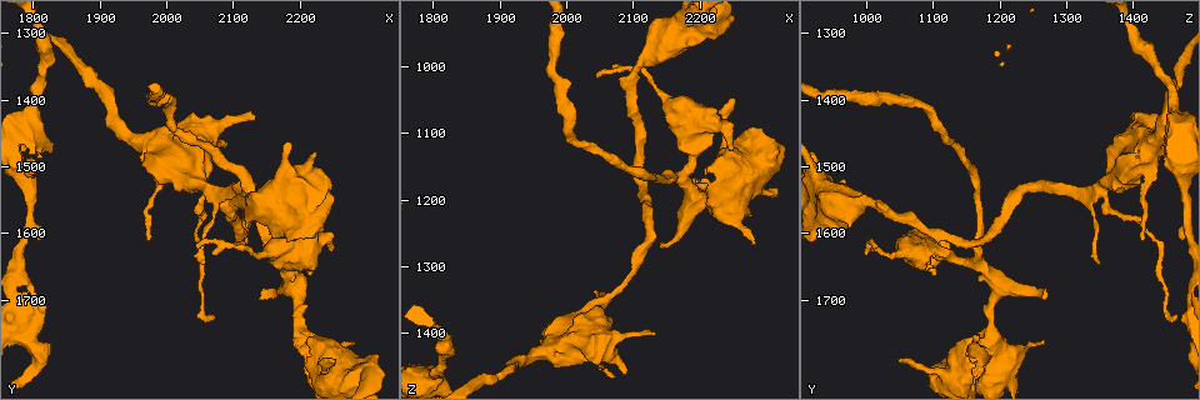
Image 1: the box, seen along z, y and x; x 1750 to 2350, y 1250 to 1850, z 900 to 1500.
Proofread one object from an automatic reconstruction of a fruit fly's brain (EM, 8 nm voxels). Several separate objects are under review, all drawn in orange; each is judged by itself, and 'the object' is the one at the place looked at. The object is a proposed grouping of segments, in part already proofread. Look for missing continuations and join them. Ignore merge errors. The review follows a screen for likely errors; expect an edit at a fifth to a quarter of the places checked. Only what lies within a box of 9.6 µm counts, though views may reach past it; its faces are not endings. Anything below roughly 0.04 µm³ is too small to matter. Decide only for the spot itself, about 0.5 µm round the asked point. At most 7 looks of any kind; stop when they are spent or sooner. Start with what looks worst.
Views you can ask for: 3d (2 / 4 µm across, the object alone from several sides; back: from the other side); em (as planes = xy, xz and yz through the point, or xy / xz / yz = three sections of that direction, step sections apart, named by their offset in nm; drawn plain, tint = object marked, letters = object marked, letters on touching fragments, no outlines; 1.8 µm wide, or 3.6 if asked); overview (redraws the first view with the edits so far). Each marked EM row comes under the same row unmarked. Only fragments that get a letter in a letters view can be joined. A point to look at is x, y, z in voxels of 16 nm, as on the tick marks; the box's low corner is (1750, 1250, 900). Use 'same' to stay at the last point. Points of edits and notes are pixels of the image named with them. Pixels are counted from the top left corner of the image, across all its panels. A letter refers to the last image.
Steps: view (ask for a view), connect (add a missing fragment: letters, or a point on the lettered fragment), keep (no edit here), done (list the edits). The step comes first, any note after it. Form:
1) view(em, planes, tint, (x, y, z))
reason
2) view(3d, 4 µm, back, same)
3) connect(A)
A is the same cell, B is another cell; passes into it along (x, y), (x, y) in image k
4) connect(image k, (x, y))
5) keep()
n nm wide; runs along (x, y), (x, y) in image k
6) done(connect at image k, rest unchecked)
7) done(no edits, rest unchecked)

view(em, xy, step 8, tint, (2135, 1695, 1265))
free end

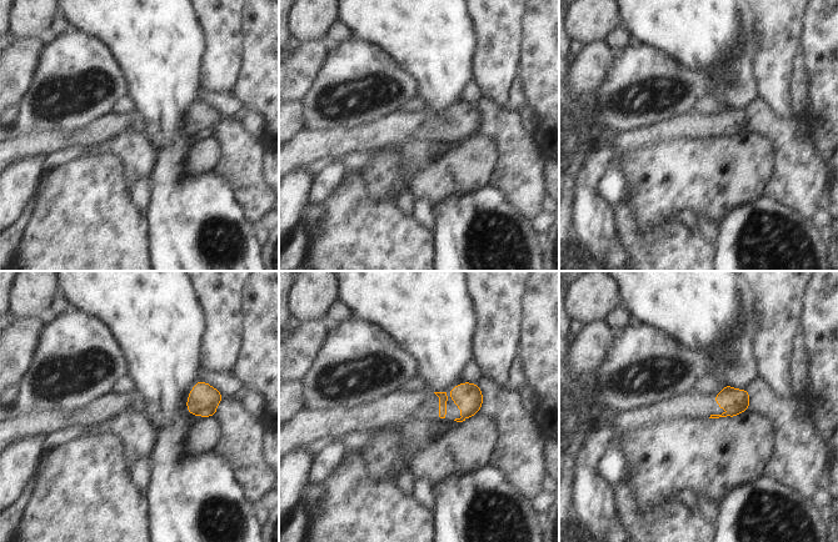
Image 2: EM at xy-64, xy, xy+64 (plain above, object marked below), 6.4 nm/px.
view(em, planes, letters, same)
another direction

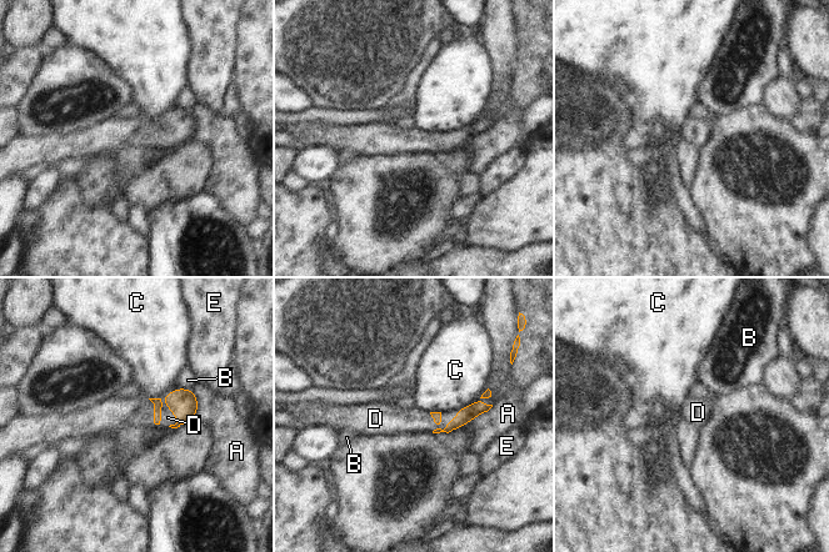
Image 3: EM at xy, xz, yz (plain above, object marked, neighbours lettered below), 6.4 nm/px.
connect(D)
D is the same cell, A, B, C and E are other cells; passes into it along (183, 402), (174, 412), (168, 417) in image 3; it goes on there

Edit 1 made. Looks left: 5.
view(overview)
see it whole again

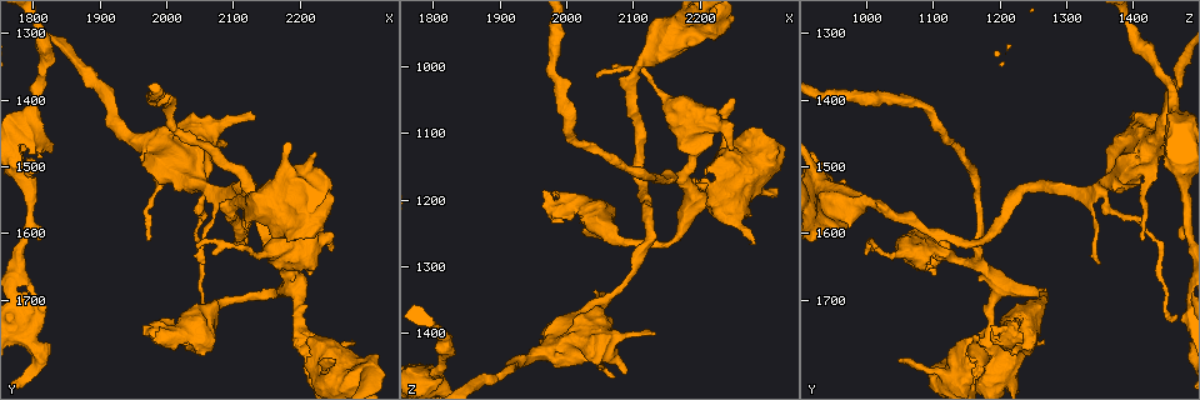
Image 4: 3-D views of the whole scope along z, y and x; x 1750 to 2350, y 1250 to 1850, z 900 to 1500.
view(em, planes, letters, (2245, 1625, 1120))

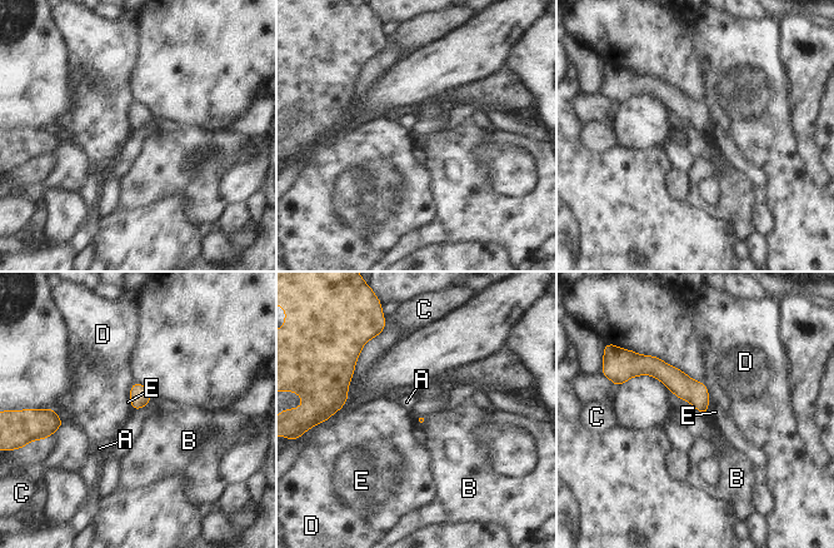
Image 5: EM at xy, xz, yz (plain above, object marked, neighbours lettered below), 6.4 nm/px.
keep()
A, B, C, D and E are other cells; border along (709, 394), (708, 410), (703, 414) in image 5; none of them fits

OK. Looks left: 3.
view(em, yz, step 16, letters, (2135, 1420, 1405))
an open end

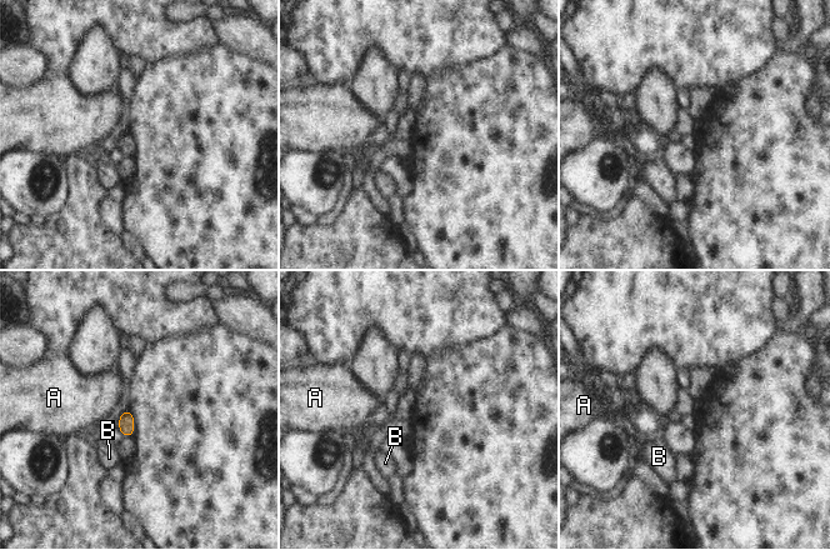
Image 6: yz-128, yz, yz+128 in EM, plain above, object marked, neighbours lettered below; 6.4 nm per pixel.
view(em, xz, step 16, letters, same)

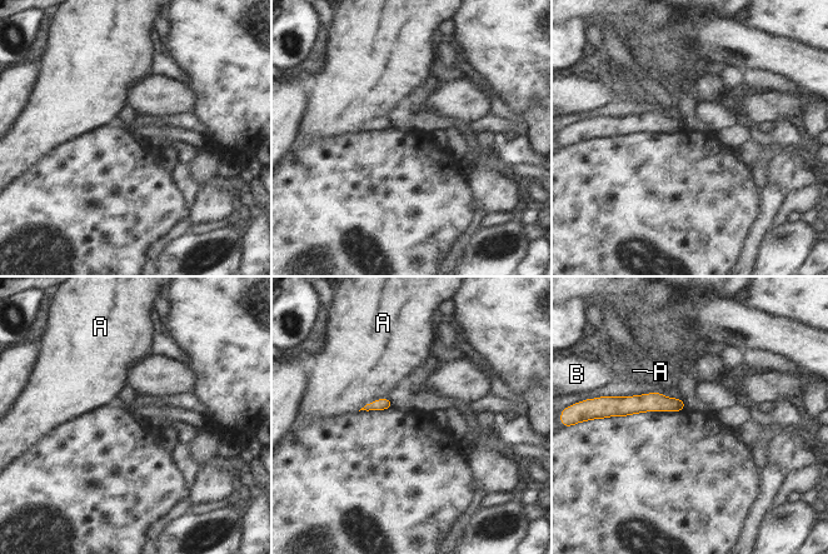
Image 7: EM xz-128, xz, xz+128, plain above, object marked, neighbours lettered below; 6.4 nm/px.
keep()
A and B are other cells; runs along (681, 403), (629, 404), (619, 413) in image 7; none of them fits

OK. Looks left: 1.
done(connect at image 3, rest unchecked)

